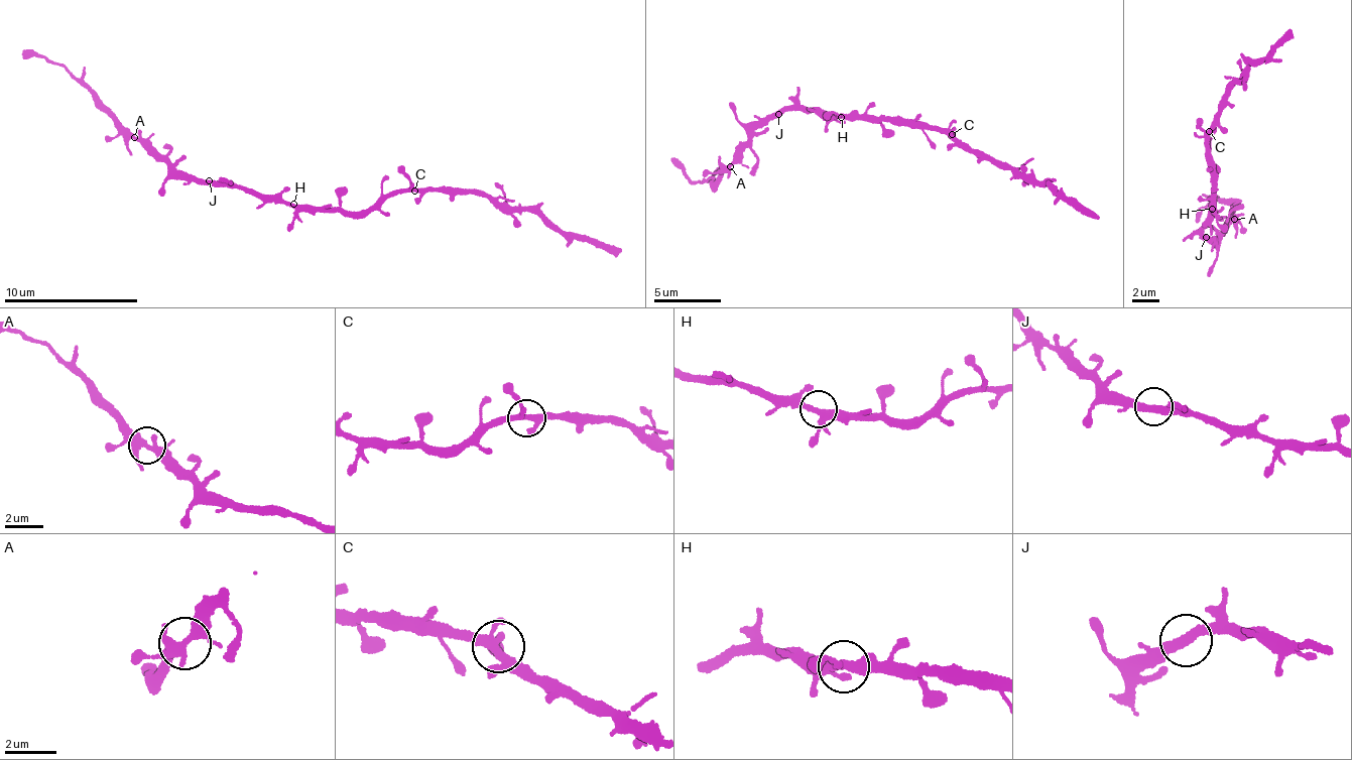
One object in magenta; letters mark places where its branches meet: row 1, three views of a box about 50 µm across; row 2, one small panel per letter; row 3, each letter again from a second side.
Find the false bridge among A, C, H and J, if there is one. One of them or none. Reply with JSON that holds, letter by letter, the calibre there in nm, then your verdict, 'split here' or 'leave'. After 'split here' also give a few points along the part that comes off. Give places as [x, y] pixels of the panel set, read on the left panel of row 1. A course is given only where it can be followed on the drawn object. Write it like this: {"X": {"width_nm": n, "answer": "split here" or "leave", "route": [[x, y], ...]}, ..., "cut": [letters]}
{"A": {"width_nm": 320, "answer": "leave"}, "C": {"width_nm": 280, "answer": "leave"}, "H": {"width_nm": 280, "answer": "leave"}, "J": {"width_nm": 360, "answer": "leave"}, "cut": []}

